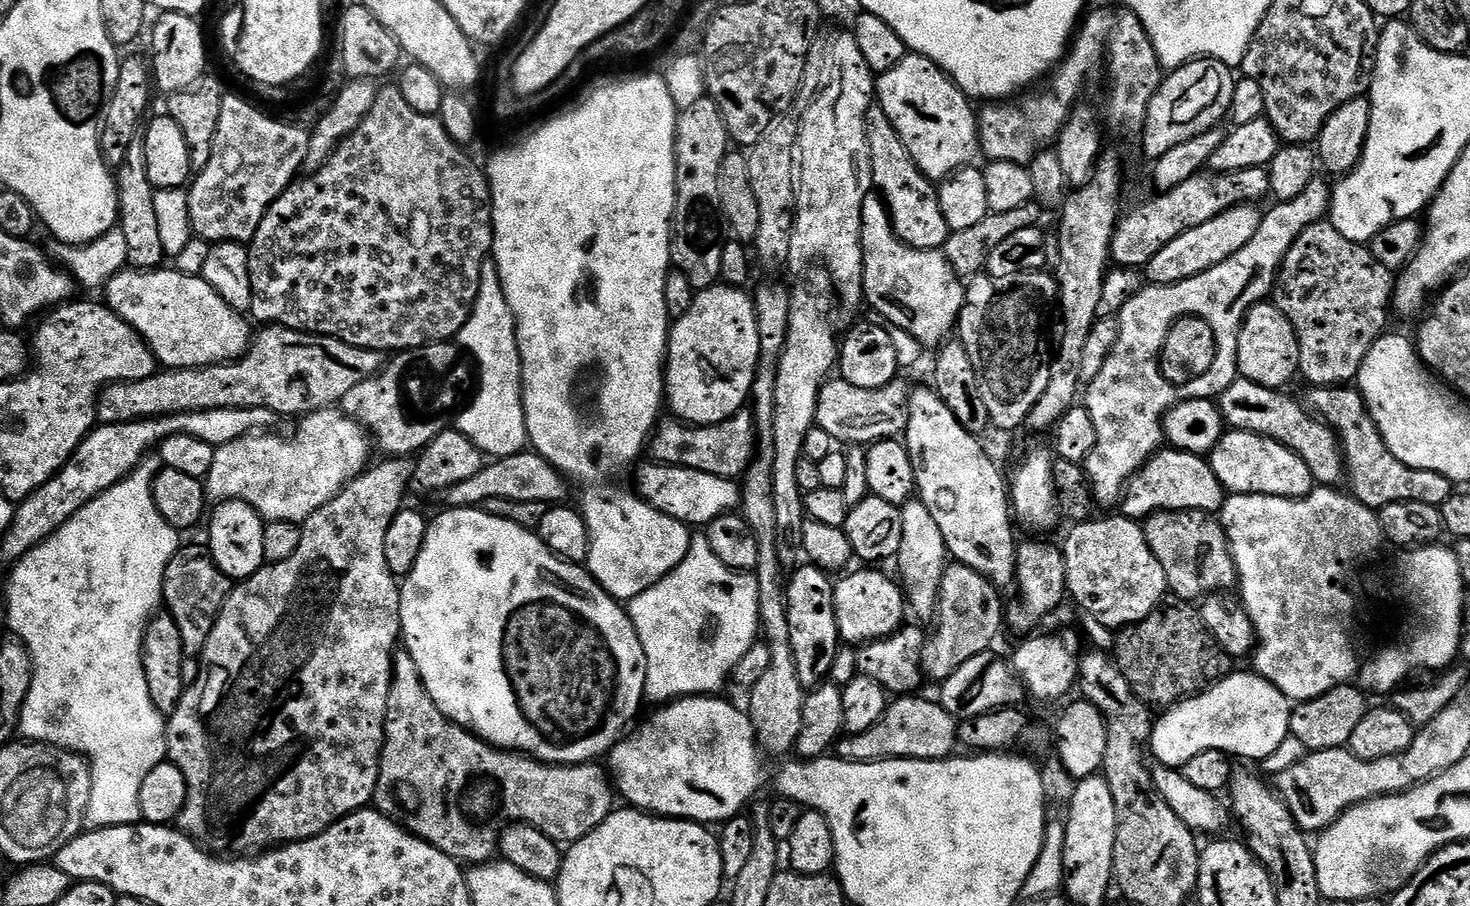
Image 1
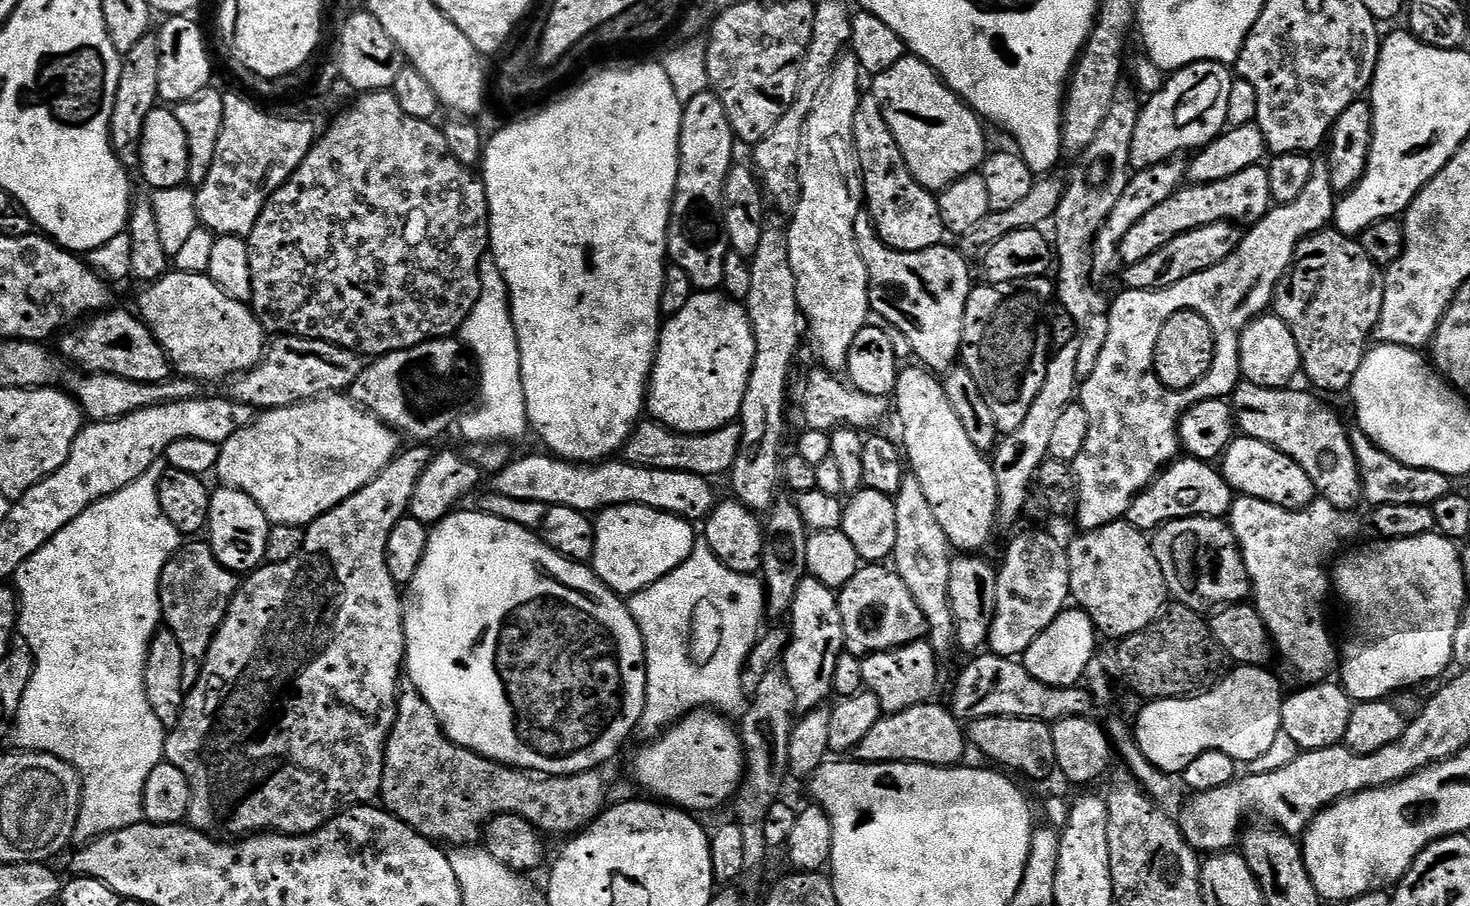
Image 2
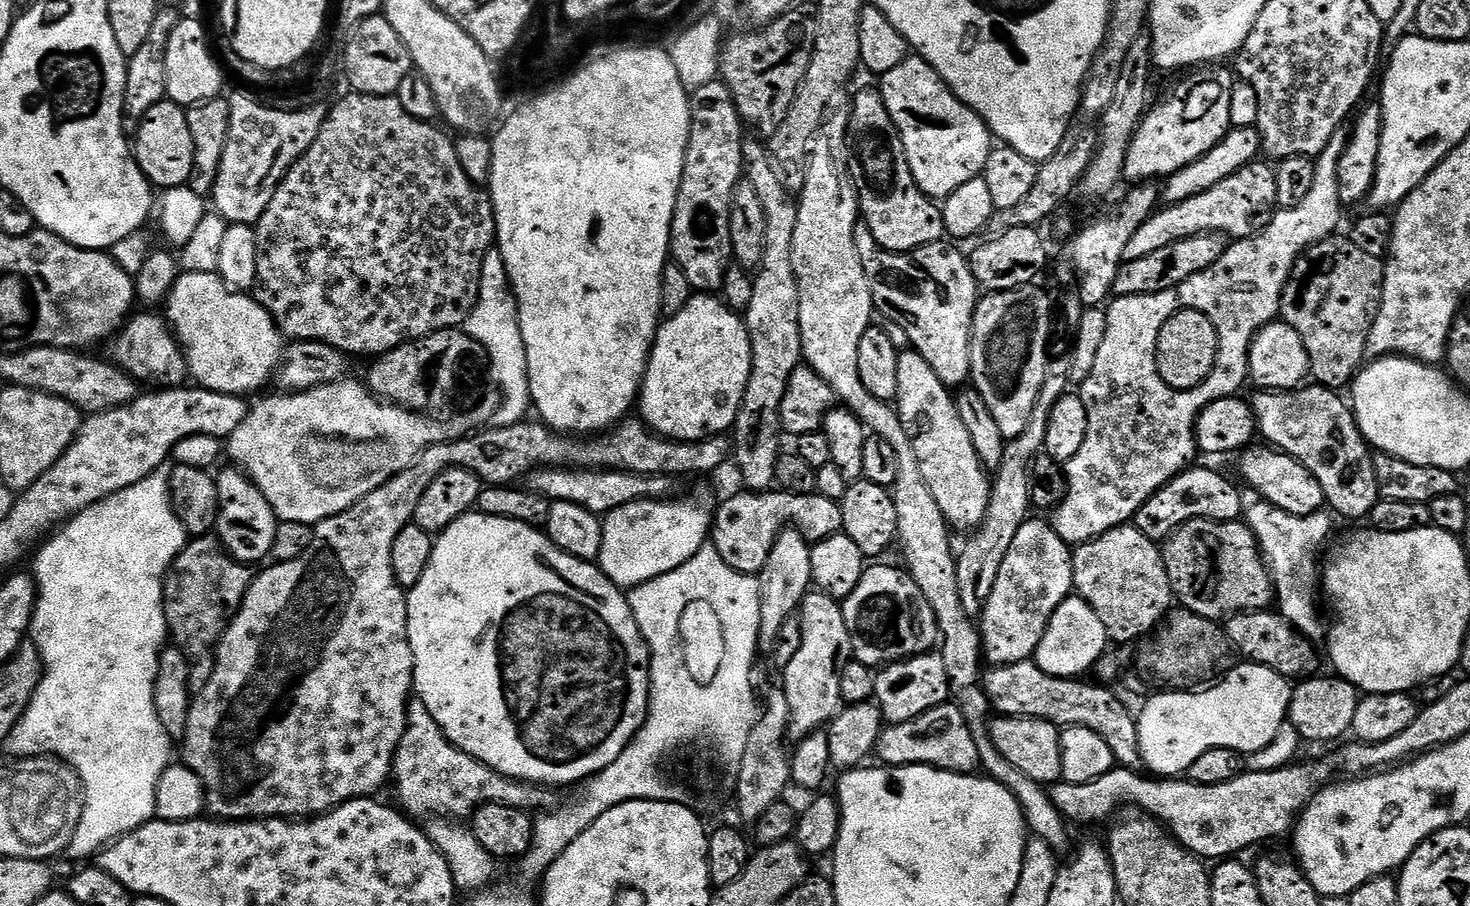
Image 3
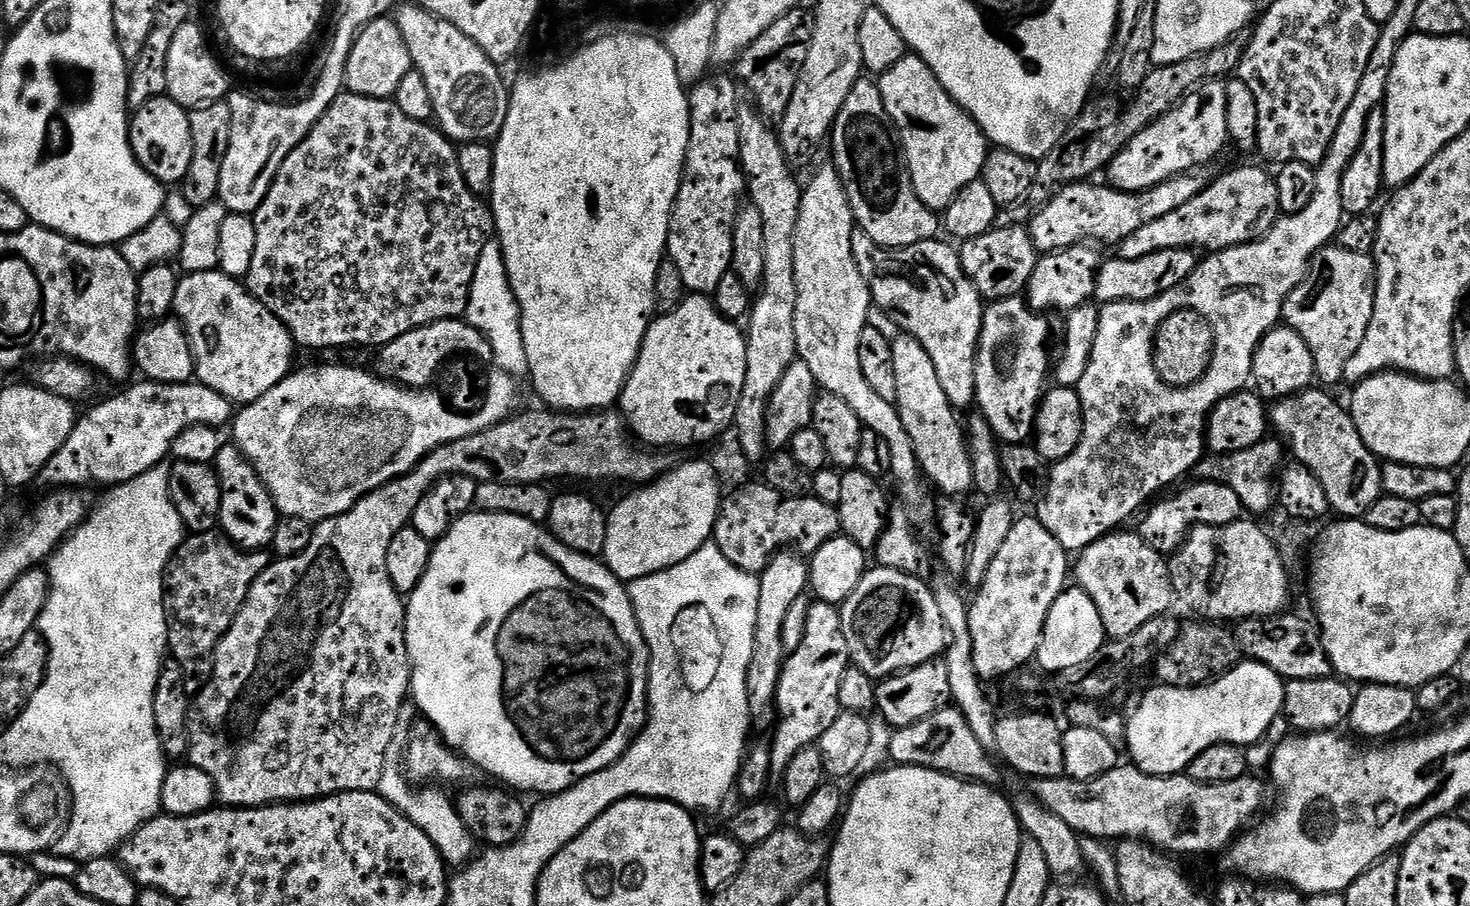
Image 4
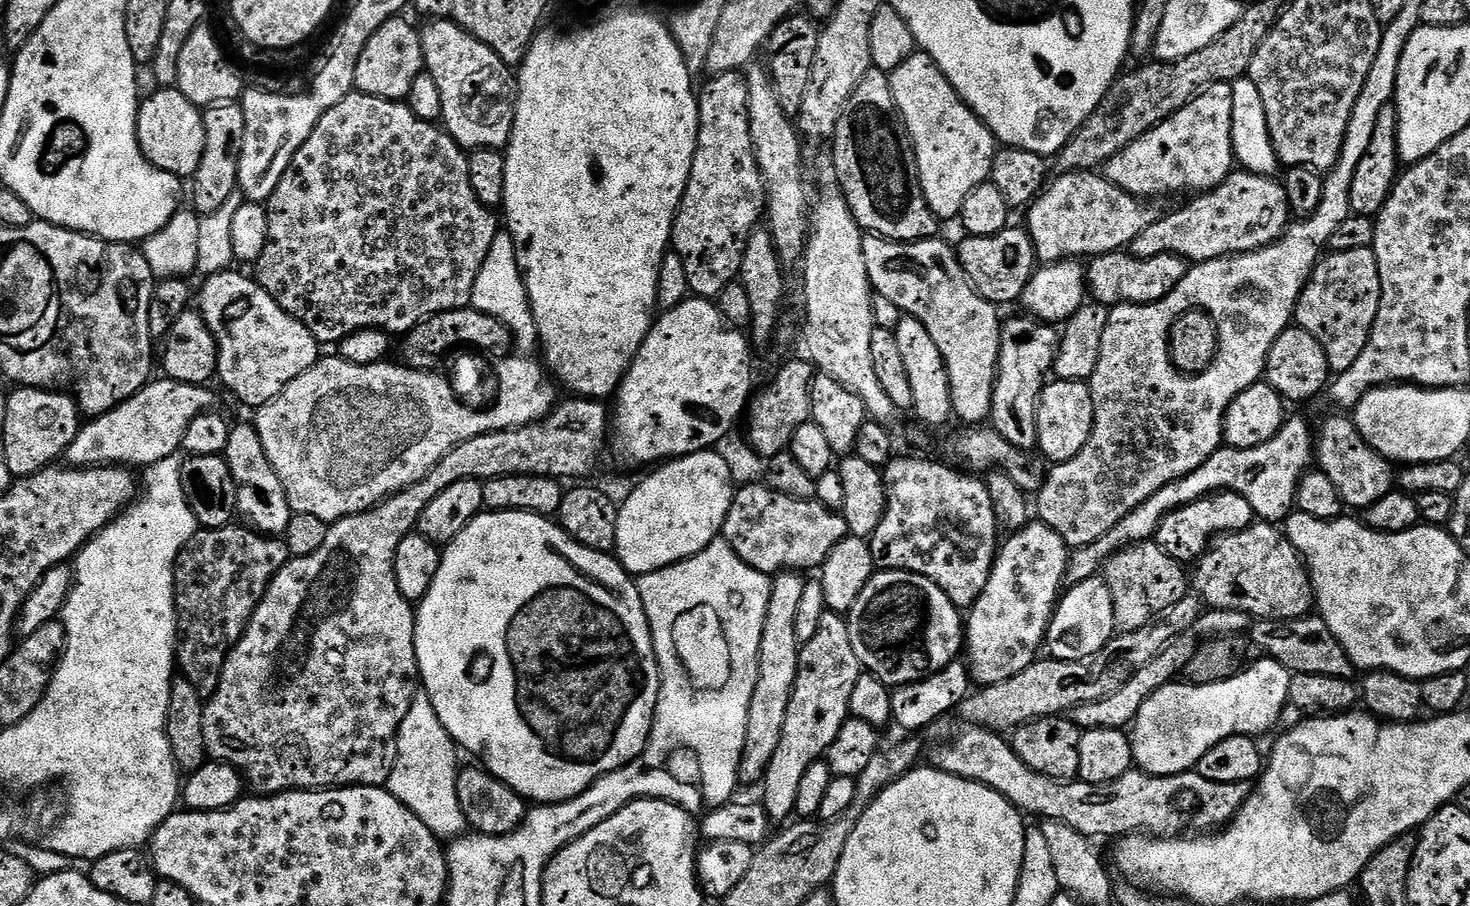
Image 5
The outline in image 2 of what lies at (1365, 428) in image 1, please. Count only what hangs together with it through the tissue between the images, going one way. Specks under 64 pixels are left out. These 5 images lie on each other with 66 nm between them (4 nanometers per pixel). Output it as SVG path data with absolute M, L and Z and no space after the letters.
M1359 430L1351 433L1354 454L1358 458L1360 477L1364 486L1364 500L1372 506L1410 506L1411 504L1431 505L1438 498L1454 491L1453 477L1438 470L1426 470L1406 466L1390 454L1386 454L1368 435Z

